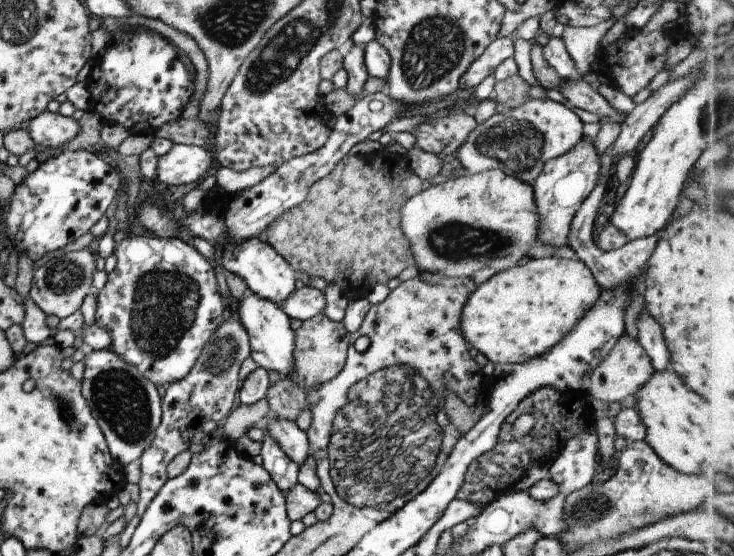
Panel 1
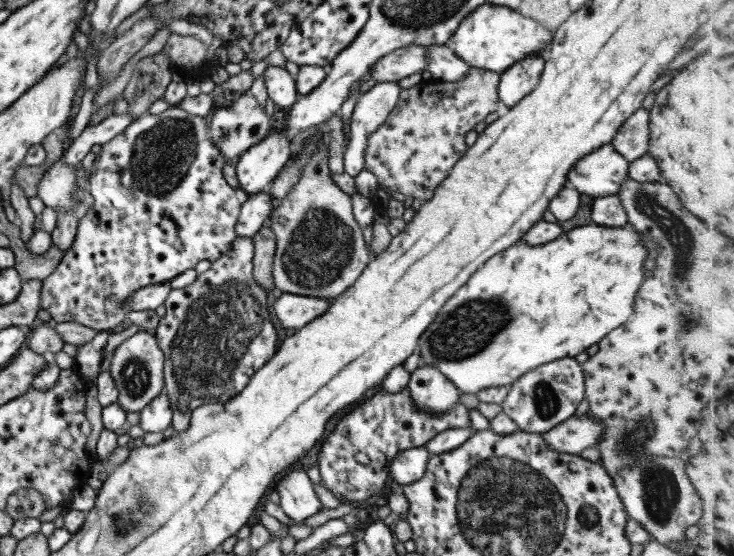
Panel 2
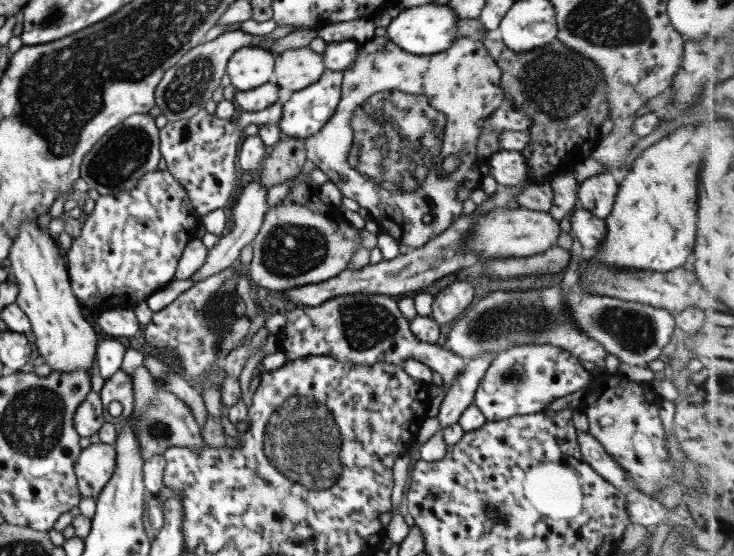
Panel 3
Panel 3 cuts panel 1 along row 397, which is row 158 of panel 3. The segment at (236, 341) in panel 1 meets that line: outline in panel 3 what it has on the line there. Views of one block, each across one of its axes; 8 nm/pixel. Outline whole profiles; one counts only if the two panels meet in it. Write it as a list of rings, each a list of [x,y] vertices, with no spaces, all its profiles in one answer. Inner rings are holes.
[[[275,100],[267,108],[257,112],[241,111],[237,119],[229,117],[222,119],[207,113],[205,107],[199,109],[191,118],[181,118],[177,121],[167,121],[160,128],[159,154],[165,160],[167,171],[183,186],[191,208],[202,216],[211,210],[223,208],[231,192],[236,187],[235,157],[239,148],[241,130],[249,124],[259,126],[267,123],[276,123],[281,117],[282,104]]]

